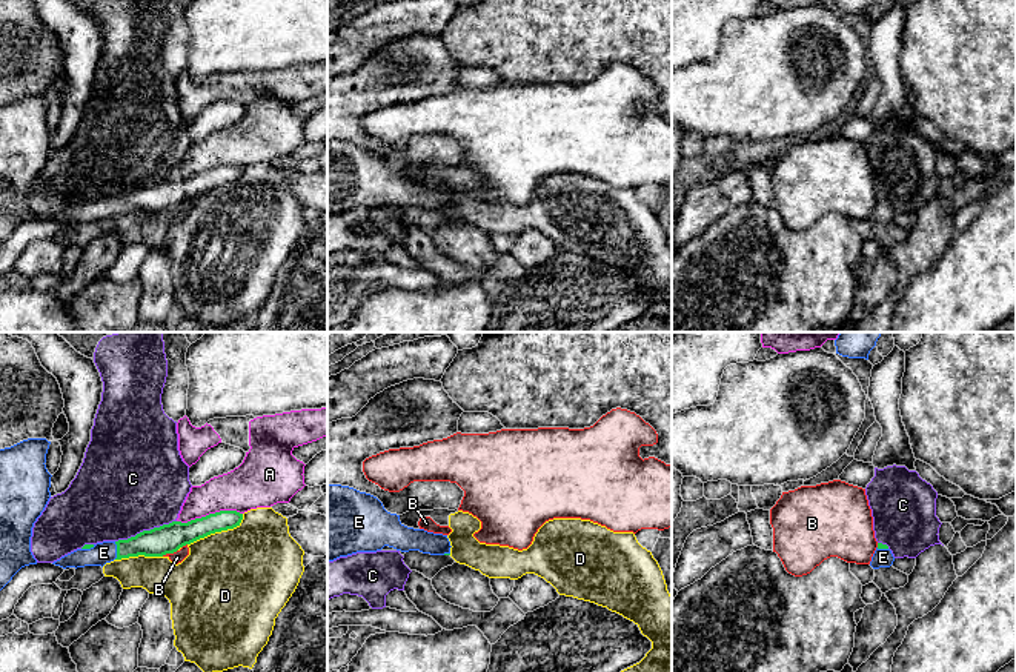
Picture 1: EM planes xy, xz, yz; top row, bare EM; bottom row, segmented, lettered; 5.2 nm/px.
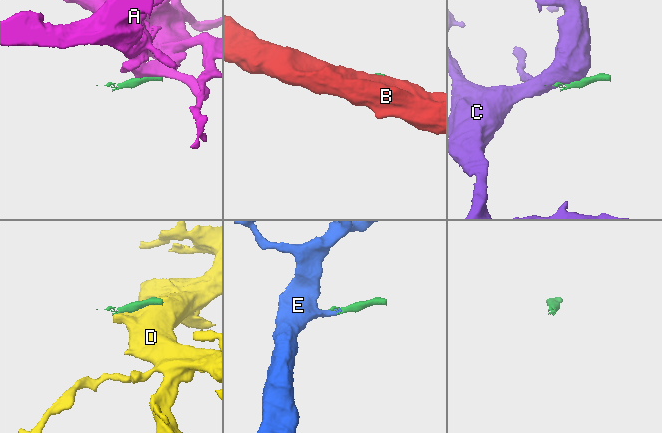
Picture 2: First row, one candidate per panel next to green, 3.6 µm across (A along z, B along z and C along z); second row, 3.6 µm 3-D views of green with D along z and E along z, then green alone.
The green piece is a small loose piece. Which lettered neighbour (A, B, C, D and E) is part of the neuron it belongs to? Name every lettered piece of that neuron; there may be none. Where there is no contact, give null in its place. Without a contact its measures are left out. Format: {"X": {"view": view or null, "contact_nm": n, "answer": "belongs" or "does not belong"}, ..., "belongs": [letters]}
{"A": {"view": "xy", "contact_nm": 340, "answer": "does not belong"}, "B": {"view": "xy", "contact_nm": 90, "answer": "does not belong"}, "C": {"view": "xy", "contact_nm": 340, "answer": "does not belong"}, "D": {"view": "xy", "contact_nm": 340, "answer": "does not belong"}, "E": {"view": "xy", "contact_nm": 100, "answer": "belongs"}, "belongs": ["E"]}

